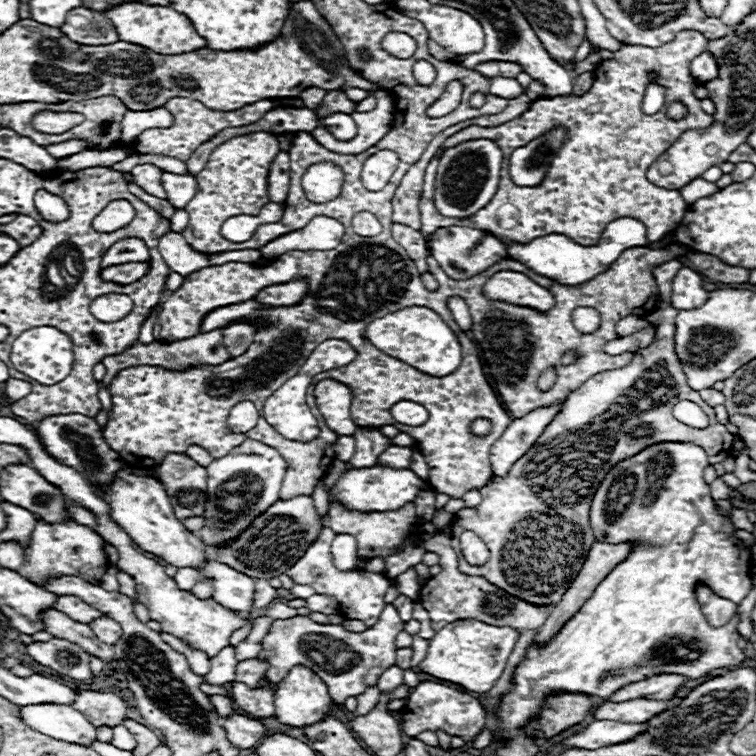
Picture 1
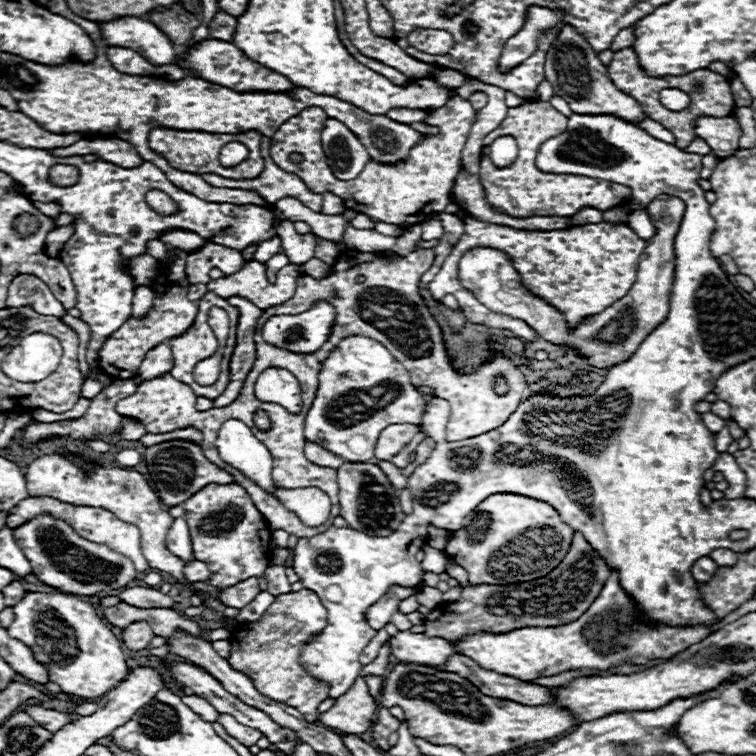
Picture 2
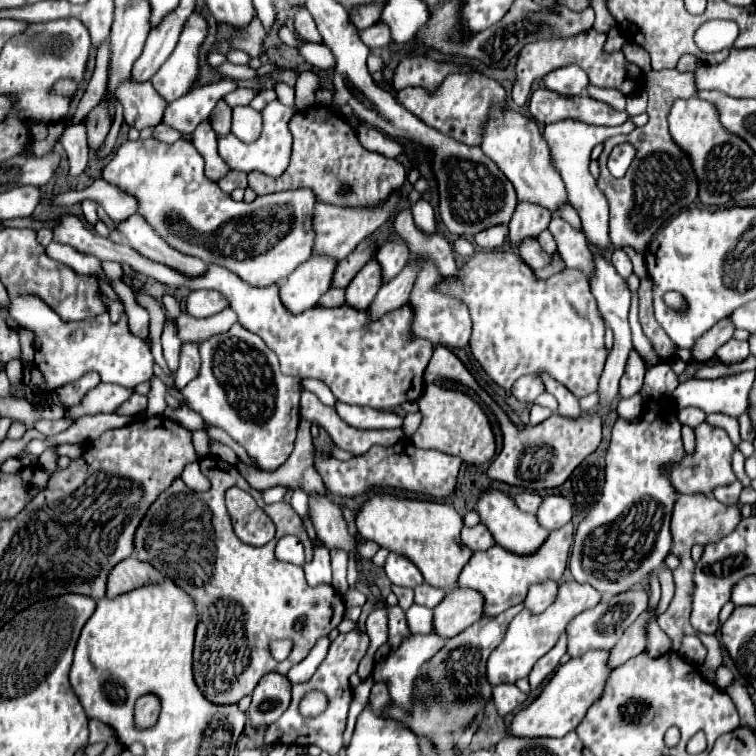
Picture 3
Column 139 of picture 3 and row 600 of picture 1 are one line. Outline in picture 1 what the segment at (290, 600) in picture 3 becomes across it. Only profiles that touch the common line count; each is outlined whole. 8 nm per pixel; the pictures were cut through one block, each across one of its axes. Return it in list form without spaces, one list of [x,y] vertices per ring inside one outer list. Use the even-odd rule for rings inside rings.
[[[666,304],[646,316],[655,326],[654,342],[636,352],[626,368],[600,372],[570,392],[562,412],[550,422],[528,454],[512,466],[510,474],[506,478],[490,478],[482,488],[482,502],[476,508],[462,508],[454,514],[452,548],[458,552],[458,564],[464,574],[480,574],[508,594],[526,598],[532,604],[558,604],[594,544],[594,534],[588,524],[592,494],[616,462],[656,442],[694,442],[704,448],[710,464],[730,456],[734,436],[724,424],[716,422],[714,410],[686,384],[686,376],[676,358],[676,314],[678,310]],[[680,400],[702,406],[710,418],[710,426],[698,430],[678,422],[672,416],[672,408]],[[534,512],[550,516],[552,526],[518,526],[518,520]],[[464,530],[476,532],[486,542],[490,558],[484,566],[470,566],[464,560],[458,548],[458,538]]]

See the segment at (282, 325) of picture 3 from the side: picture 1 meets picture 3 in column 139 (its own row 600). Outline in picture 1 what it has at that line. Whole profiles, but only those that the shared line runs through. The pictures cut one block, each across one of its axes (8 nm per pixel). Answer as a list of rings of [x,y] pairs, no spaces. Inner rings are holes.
[[[258,580],[254,588],[254,608],[266,608],[276,598],[276,588],[268,584],[268,580]]]

